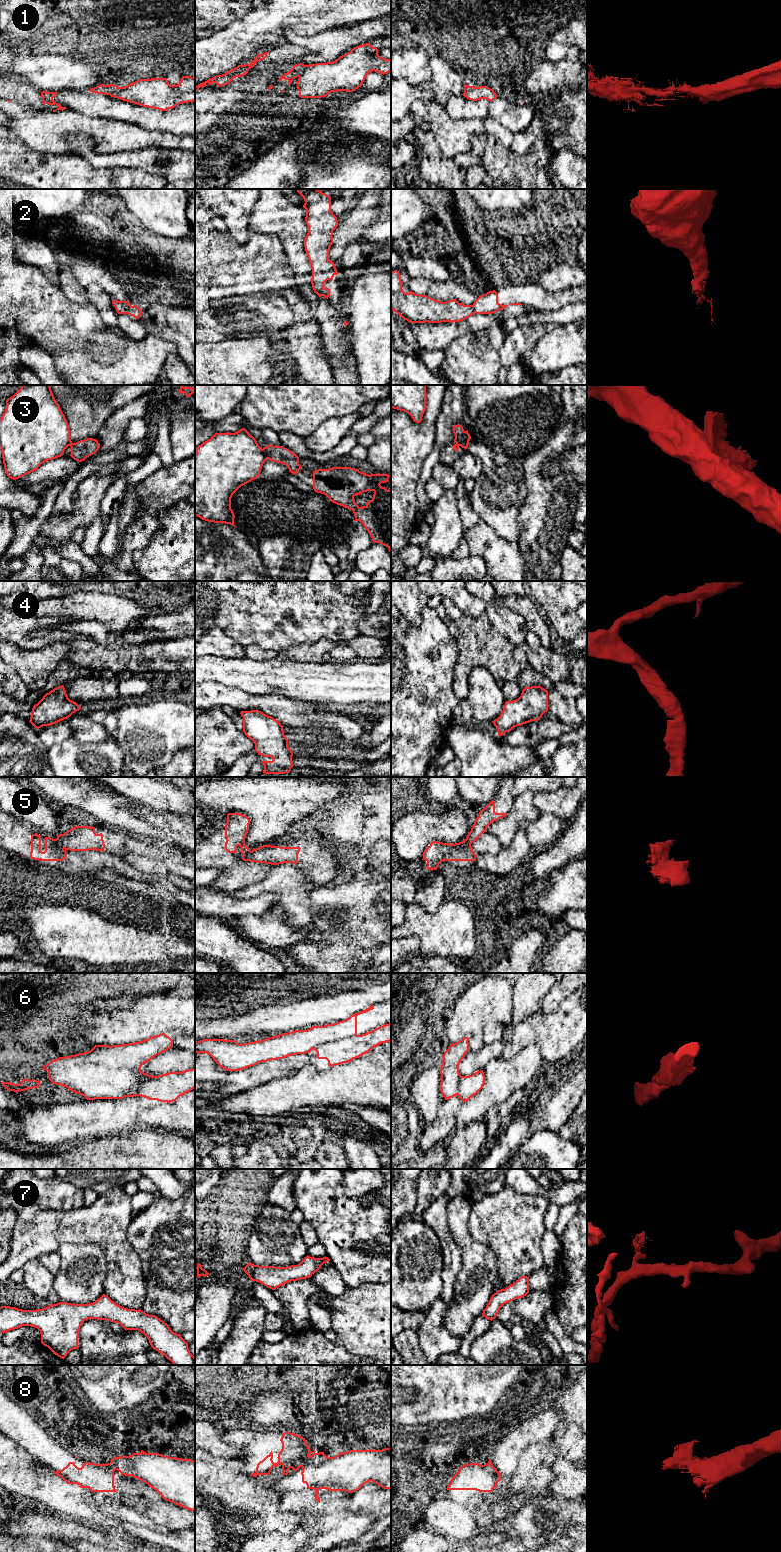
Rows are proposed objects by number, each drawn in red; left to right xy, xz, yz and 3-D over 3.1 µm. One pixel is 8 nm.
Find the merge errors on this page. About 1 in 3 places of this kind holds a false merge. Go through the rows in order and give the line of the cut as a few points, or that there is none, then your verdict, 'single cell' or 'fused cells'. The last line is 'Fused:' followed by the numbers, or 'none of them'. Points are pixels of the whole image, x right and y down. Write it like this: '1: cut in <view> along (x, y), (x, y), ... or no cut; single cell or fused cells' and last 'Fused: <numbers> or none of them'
1: cut in xz along (307, 65), (298, 76); fused cells
2: no cut; single cell
3: cut in xz along (262, 449), (267, 458); fused cells
4: no cut; single cell
5: cut in xy along (53, 839), (63, 849); fused cells
6: cut in xz along (357, 1035), (327, 1041), (313, 1049); fused cells
7: no cut; single cell
8: cut in xz along (308, 1455), (304, 1459), (310, 1462), (302, 1467); fused cells
Fused: 1, 3, 5, 6, 8

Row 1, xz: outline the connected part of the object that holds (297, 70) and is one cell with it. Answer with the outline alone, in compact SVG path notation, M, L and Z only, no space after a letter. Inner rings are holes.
M303 63L295 64L289 72L285 73L279 78L279 81L285 79L289 83L288 86L291 85L292 81L303 73L306 66L307 65L304 65Z

